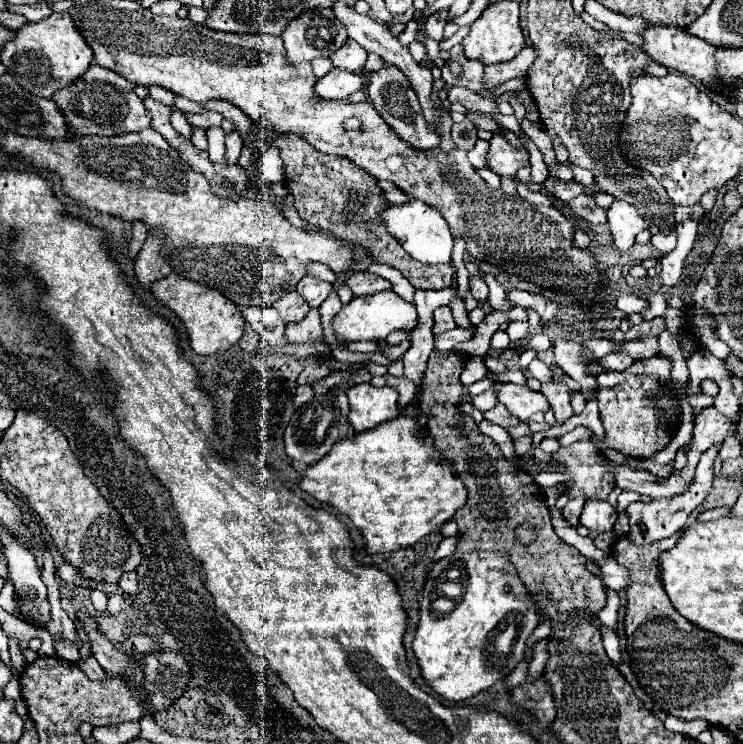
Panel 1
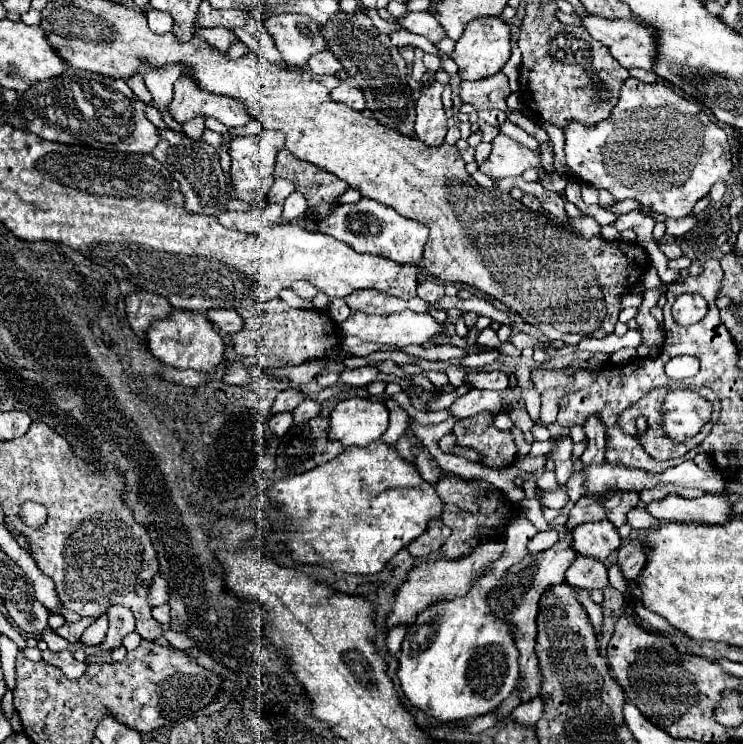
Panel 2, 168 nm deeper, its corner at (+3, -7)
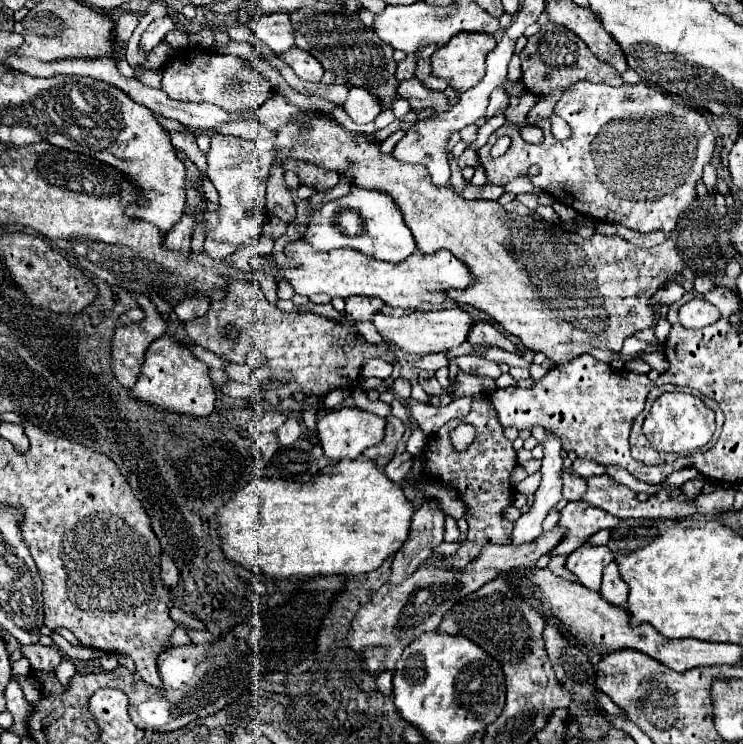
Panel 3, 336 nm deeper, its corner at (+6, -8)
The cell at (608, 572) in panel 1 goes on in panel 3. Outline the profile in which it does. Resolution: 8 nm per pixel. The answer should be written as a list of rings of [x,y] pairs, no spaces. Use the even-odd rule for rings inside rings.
[[[552,556],[552,560],[550,560],[550,564],[548,564],[548,568],[556,574],[556,576],[560,576],[560,578],[566,578],[566,580],[574,580],[574,576],[564,568],[564,564],[566,564],[566,556]]]

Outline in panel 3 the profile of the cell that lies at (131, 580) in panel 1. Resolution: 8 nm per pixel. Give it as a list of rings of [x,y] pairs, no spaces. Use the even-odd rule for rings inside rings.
[[[162,554],[162,562],[160,562],[160,568],[162,568],[162,580],[170,586],[170,588],[176,588],[178,582],[180,582],[180,570],[176,568],[174,560],[168,558],[166,554]]]

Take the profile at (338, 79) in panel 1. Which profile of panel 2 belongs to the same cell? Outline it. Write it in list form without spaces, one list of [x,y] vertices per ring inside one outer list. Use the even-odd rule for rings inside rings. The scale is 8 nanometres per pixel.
[[[341,83],[339,87],[335,87],[331,91],[331,99],[349,105],[355,111],[363,111],[365,109],[365,95],[363,95],[363,91],[353,87],[353,85],[349,85],[349,83]]]

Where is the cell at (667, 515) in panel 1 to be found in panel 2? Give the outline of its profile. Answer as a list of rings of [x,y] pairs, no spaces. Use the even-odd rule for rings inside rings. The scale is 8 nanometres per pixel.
[[[629,539],[625,545],[617,549],[617,565],[621,567],[623,575],[629,579],[637,579],[639,571],[643,571],[643,563],[647,555],[643,555],[643,541]]]

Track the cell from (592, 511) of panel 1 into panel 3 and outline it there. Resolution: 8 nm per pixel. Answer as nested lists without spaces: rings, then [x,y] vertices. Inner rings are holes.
[[[584,544],[572,552],[566,560],[566,568],[576,576],[576,582],[584,584],[590,590],[598,590],[602,582],[602,570],[614,556],[606,546]]]

